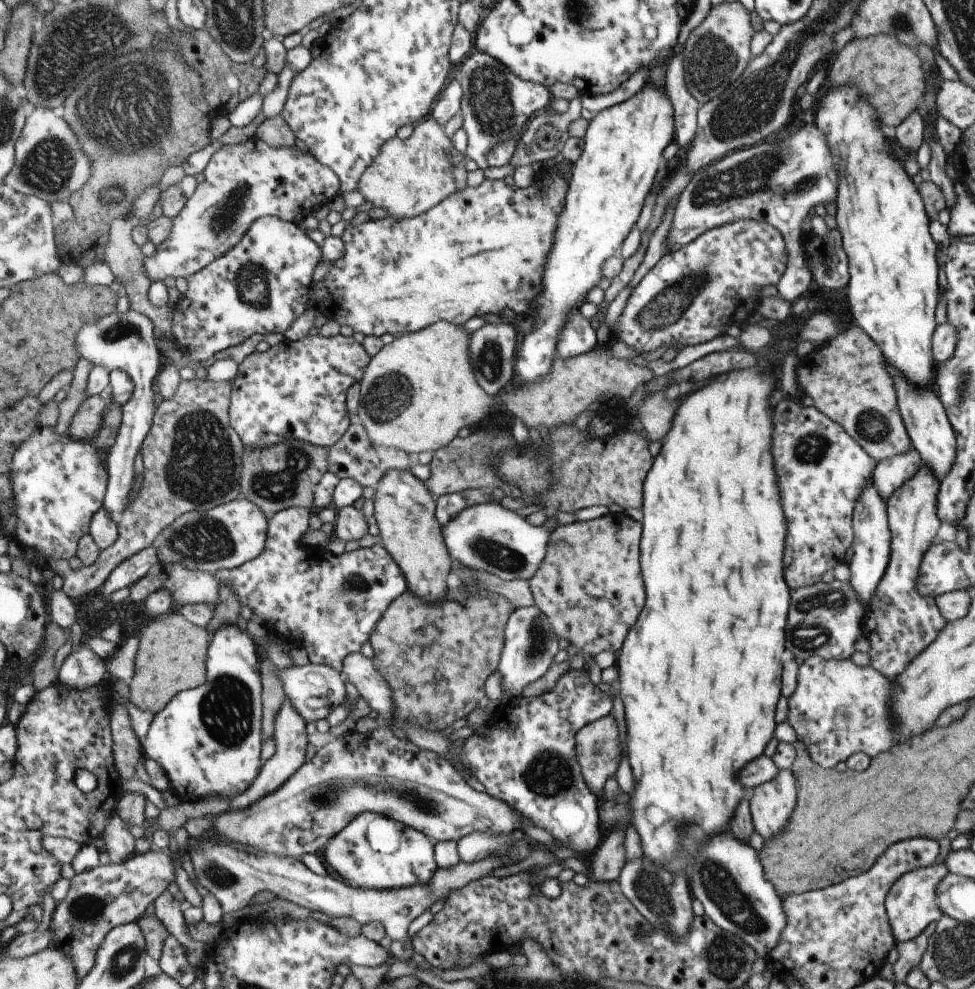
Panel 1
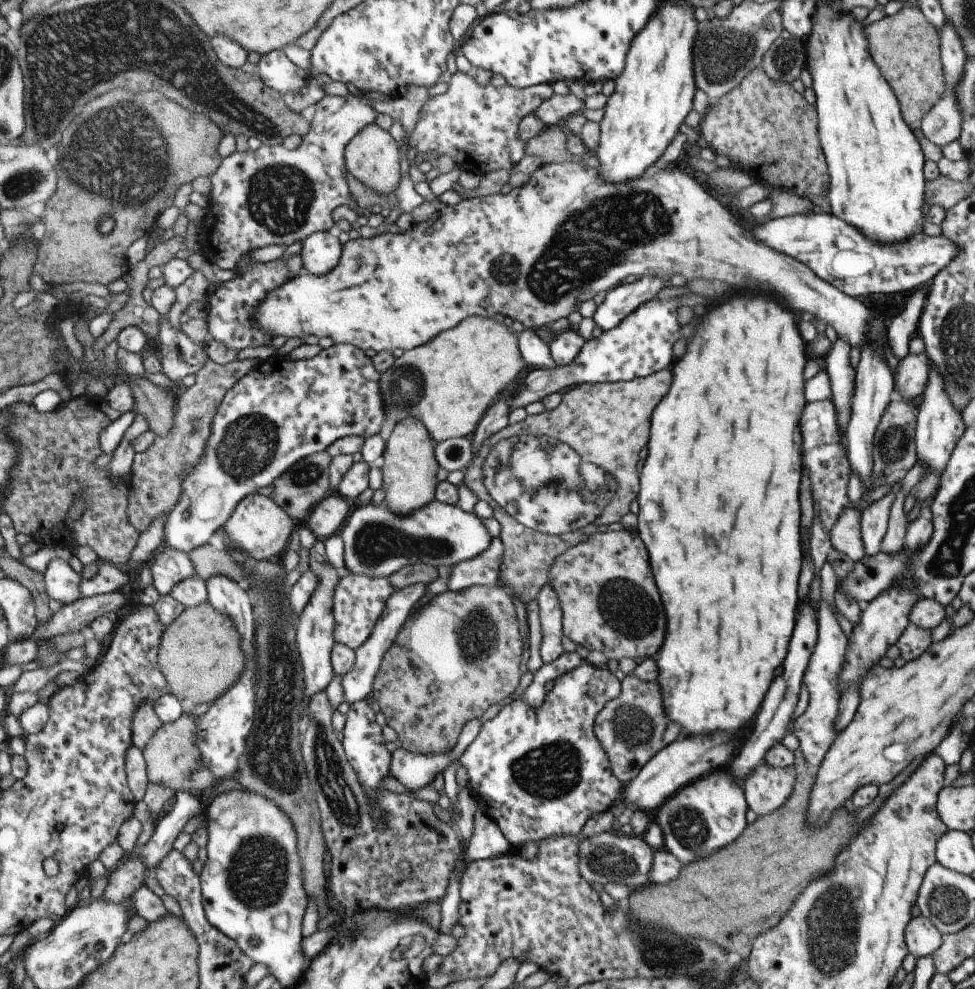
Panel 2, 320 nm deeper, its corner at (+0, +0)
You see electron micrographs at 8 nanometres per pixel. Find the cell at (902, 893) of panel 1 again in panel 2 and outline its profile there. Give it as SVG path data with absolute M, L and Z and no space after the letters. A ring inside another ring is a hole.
M921 915L912 918L904 931L904 943L908 953L913 958L930 956L934 953L942 941L942 934Z

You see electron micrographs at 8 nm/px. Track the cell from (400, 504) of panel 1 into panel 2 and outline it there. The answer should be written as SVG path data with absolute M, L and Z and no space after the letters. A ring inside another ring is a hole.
M406 416L396 422L391 434L384 443L381 464L382 489L384 504L393 514L406 515L416 508L425 506L434 500L434 490L437 479L435 473L438 468L434 457L436 443L429 436L423 423L415 417Z

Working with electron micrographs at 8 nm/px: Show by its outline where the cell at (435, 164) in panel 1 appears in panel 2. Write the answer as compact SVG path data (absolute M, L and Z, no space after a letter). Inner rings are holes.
M371 123L363 127L346 146L347 172L355 176L358 182L371 188L375 192L387 194L395 192L399 182L399 155L398 143L389 135L389 132L381 129L377 124Z

